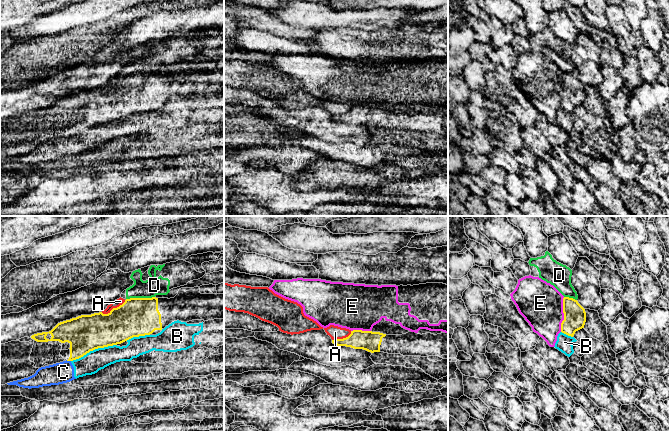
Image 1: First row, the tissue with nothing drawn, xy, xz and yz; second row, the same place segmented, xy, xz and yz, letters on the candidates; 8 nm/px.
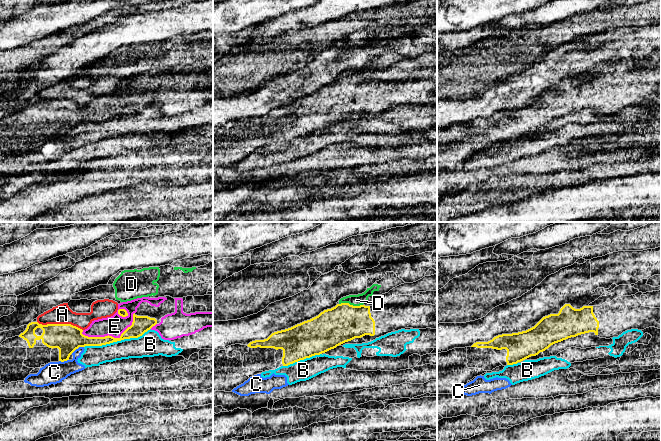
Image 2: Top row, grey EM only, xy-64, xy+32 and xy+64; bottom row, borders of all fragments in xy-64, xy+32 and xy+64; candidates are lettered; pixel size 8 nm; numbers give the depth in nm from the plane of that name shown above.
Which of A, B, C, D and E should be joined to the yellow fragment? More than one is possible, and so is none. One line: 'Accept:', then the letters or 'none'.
Accept: none

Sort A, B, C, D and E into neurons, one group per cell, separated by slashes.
A D / B C / E

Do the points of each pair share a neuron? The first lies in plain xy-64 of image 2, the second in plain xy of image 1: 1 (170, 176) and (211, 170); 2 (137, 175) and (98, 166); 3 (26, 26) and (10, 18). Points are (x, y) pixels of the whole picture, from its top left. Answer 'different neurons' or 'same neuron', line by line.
1: same neuron
2: different neurons
3: different neurons

